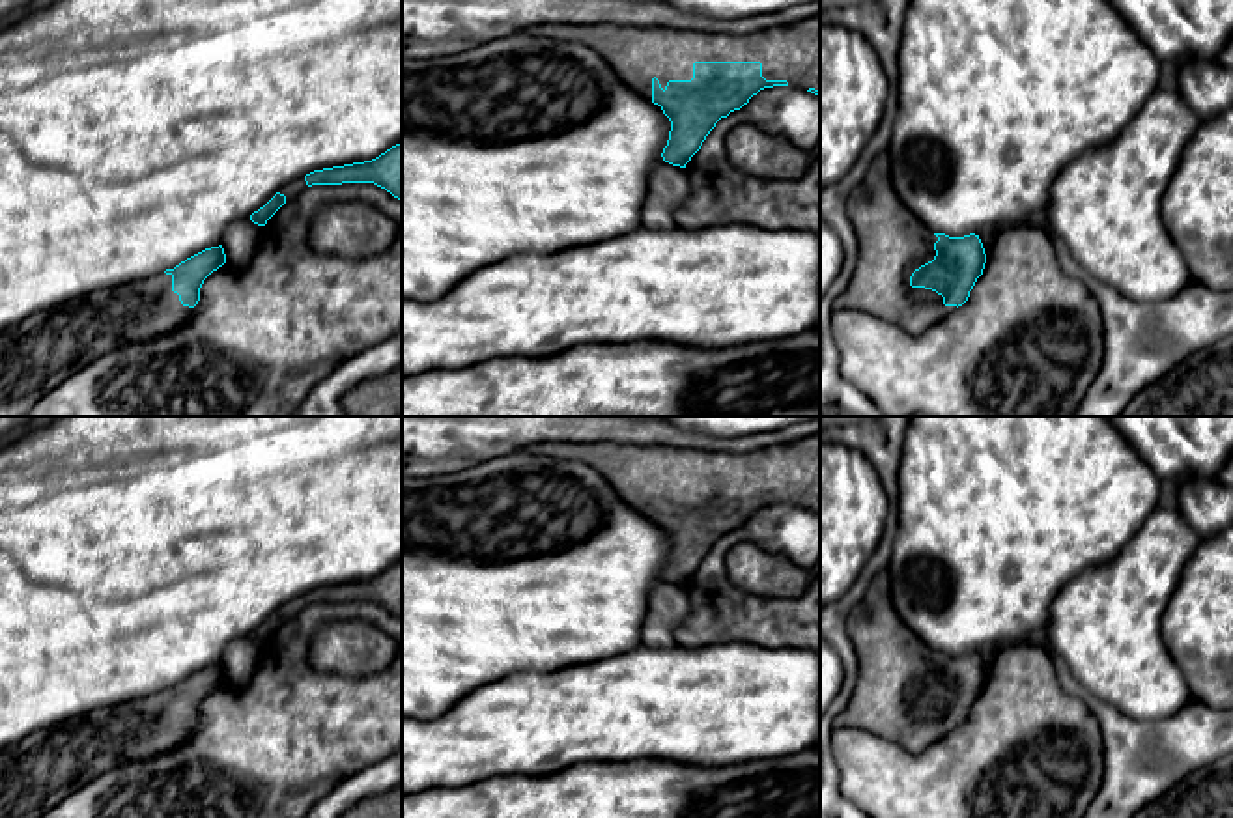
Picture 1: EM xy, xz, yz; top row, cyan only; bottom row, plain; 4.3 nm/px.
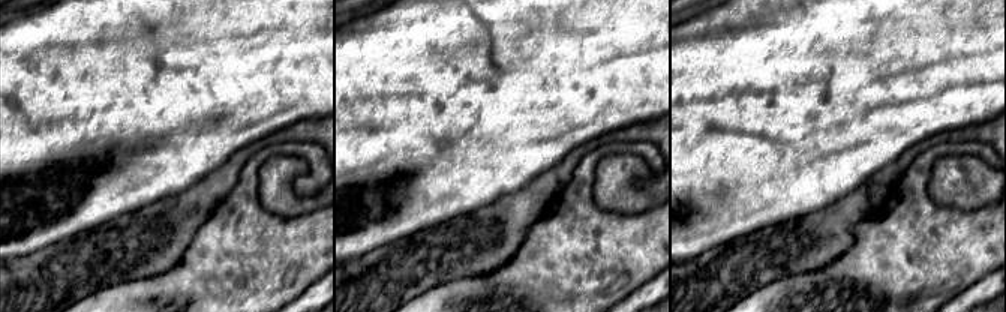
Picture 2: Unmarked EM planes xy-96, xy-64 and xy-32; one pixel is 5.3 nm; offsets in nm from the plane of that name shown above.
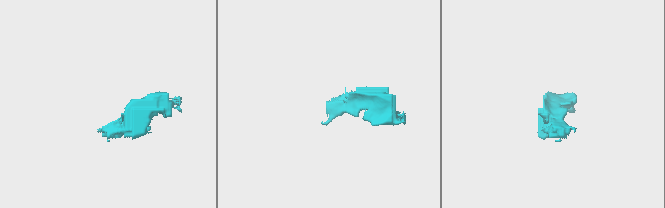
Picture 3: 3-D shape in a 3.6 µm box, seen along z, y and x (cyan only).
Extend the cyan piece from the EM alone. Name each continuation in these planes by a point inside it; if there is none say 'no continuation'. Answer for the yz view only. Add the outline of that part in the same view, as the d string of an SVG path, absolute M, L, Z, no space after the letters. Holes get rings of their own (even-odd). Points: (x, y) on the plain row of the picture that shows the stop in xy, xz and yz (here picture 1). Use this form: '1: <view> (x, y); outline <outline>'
1: yz (892, 660); outline M887 570L852 607L846 633L857 656L857 685L835 726L872 732L912 755L957 730L936 710L910 704L912 691L934 678L938 656L895 611Z

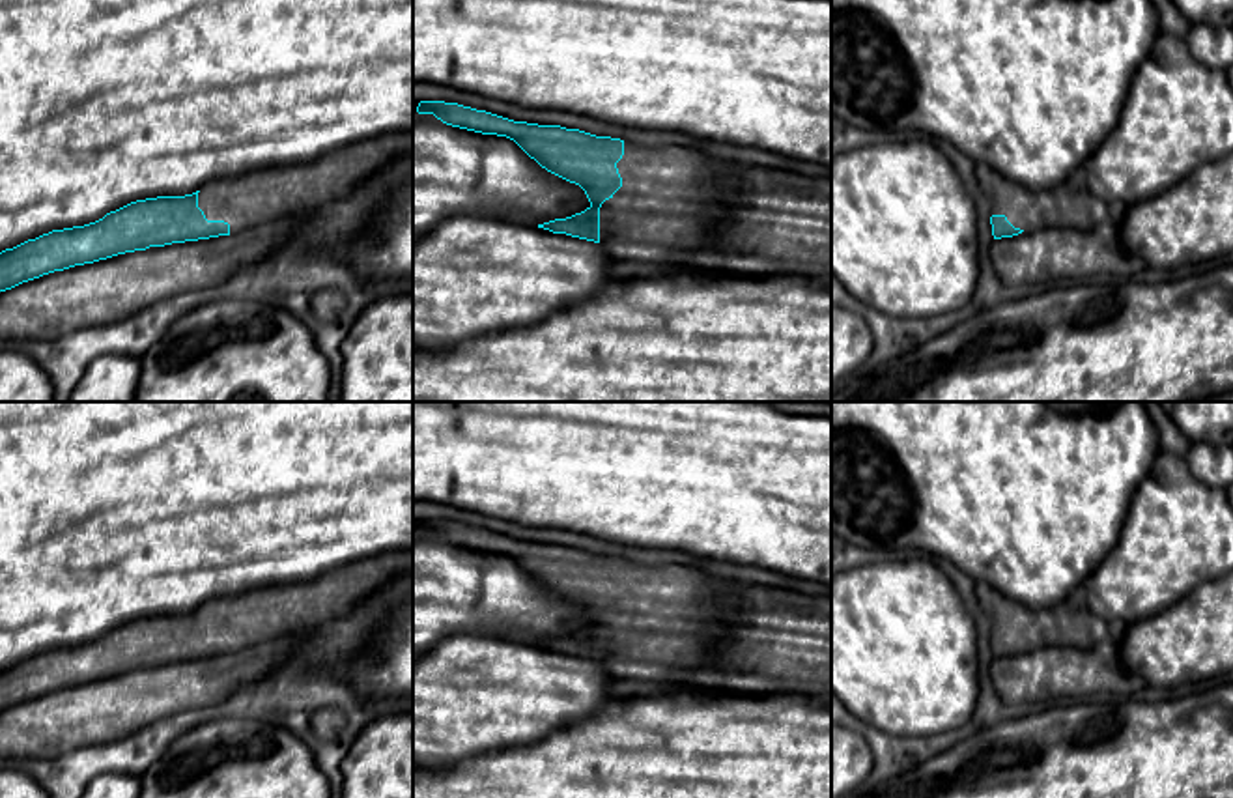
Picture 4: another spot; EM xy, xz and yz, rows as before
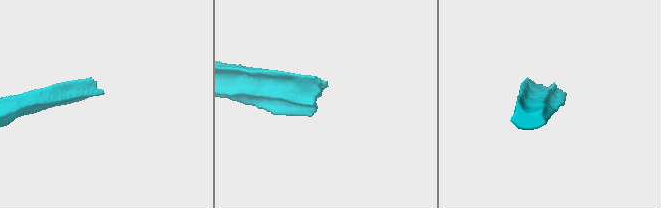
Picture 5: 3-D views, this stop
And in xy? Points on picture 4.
1: xy (260, 615); outline M413 551L355 563L308 583L273 585L215 598L198 611L207 639L224 639L239 652L291 632L347 617L353 606L392 577L413 572Z

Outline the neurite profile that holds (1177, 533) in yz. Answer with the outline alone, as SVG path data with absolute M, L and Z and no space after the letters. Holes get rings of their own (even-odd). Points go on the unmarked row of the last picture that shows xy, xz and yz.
M1160 452L1136 490L1121 538L1085 579L1087 604L1102 622L1156 617L1205 581L1233 572L1233 505L1226 490L1203 484L1184 456Z

